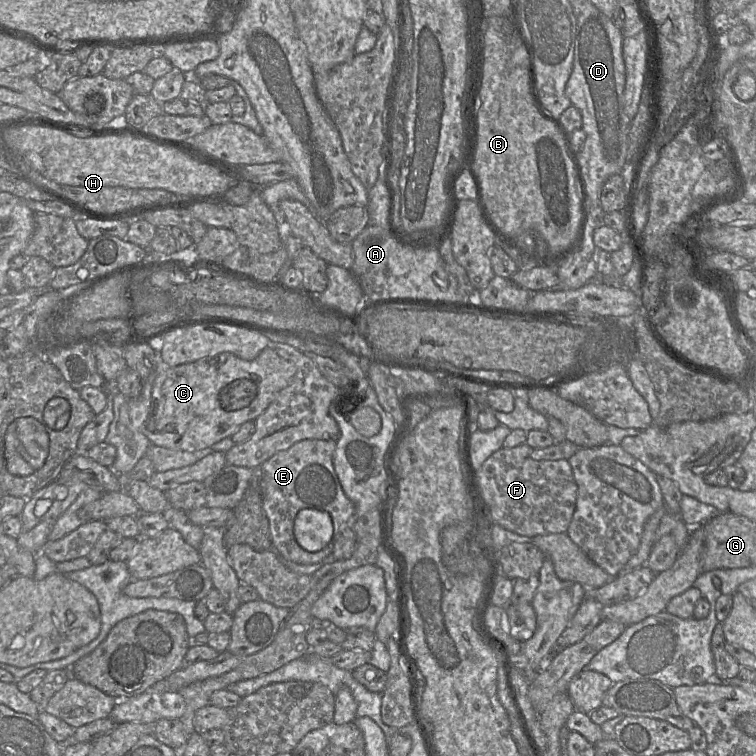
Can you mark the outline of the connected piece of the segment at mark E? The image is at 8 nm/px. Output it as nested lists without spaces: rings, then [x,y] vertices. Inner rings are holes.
[[[305,439],[293,444],[290,448],[279,451],[266,460],[261,466],[261,494],[263,510],[269,520],[272,544],[287,560],[298,564],[309,565],[321,562],[333,552],[334,544],[340,533],[355,519],[355,507],[344,493],[333,466],[333,457],[336,449],[335,440]],[[305,508],[326,511],[333,521],[333,538],[329,544],[320,551],[311,552],[301,547],[293,532],[294,520],[297,513]]]

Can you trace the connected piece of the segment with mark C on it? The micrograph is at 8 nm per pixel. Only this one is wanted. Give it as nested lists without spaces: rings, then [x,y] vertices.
[[[264,348],[251,361],[224,352],[195,362],[162,368],[152,386],[143,434],[155,446],[194,452],[231,437],[247,421],[255,421],[293,380],[294,363]]]

